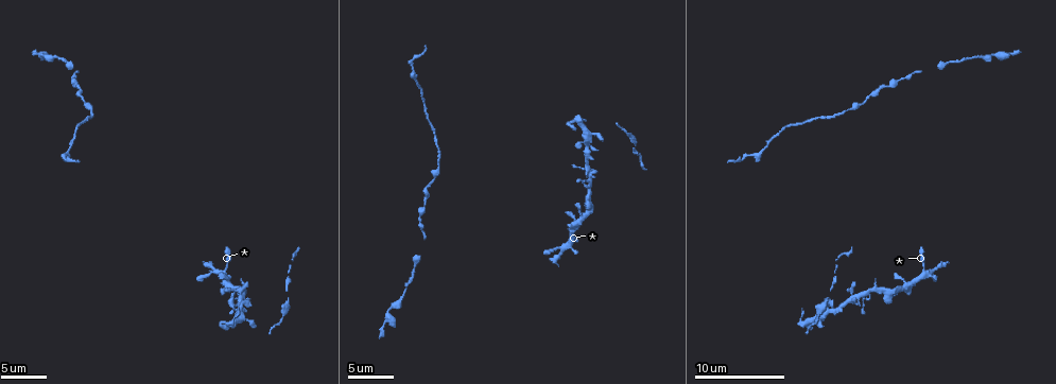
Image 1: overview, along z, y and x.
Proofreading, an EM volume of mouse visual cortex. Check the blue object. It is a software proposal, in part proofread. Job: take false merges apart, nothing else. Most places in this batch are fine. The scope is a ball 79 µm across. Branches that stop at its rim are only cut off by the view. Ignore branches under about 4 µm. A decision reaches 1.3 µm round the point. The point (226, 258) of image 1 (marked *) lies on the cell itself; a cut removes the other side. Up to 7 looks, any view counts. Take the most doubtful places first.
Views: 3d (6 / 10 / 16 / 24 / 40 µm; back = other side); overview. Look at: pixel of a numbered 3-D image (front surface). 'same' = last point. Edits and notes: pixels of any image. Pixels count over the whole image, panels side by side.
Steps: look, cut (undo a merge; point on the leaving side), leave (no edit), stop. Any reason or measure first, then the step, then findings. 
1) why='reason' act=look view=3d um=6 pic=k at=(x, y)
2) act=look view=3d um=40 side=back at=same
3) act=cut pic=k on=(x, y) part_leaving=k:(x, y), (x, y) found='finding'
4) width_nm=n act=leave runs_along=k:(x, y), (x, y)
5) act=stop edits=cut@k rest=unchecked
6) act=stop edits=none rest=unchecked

act=look view=3d um=10 pic=1 at=(206, 263)

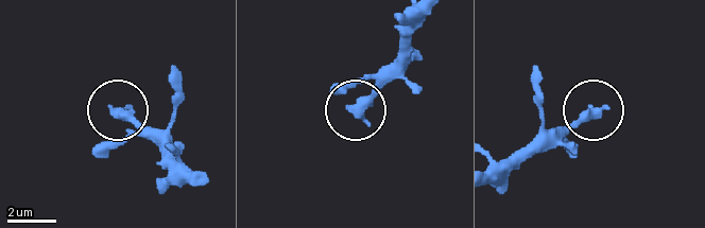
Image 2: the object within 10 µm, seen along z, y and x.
act=leave runs_along=2:(173, 97), (171, 119), (155, 132), (142, 129), (120, 109) found='all the same cell'

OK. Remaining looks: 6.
act=look view=3d um=6 pic=1 at=(853, 107)

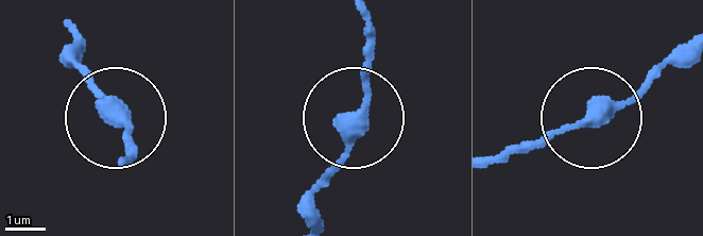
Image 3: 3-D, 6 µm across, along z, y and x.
side_arm_um=9 act=leave found='all the same cell'

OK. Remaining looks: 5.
why='thin neck' act=look view=3d um=10 pic=1 at=(884, 87)

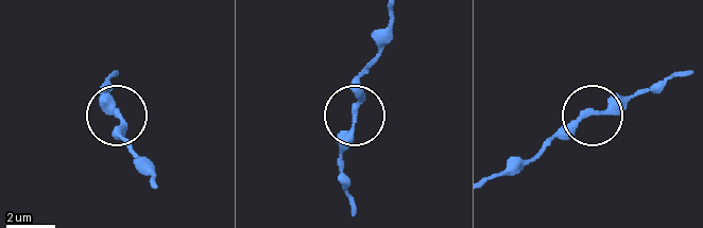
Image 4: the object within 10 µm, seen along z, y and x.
why='from behind' act=look view=3d um=10 side=back pic=4 at=(355, 116)

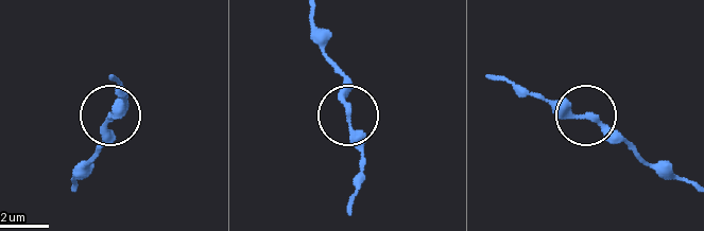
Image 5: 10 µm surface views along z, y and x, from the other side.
act=leave found='all the same cell'

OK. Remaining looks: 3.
why='calibre changes' act=look view=3d um=10 pic=1 at=(981, 58)

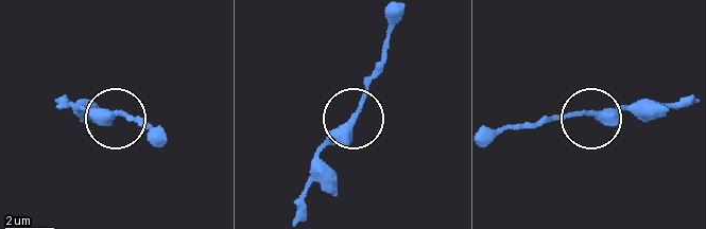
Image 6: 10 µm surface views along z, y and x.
act=look view=3d um=10 side=back pic=6 at=(351, 122)

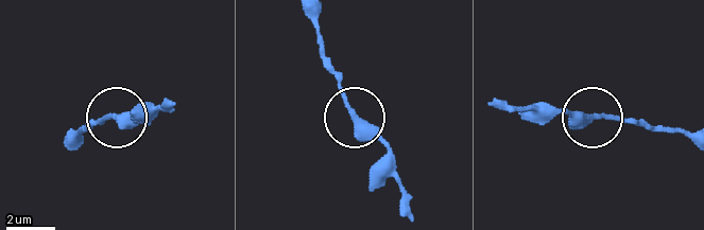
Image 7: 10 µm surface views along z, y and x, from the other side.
act=leave found='continuous, no second cell'

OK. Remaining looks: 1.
act=stop edits=none rest=unchecked

